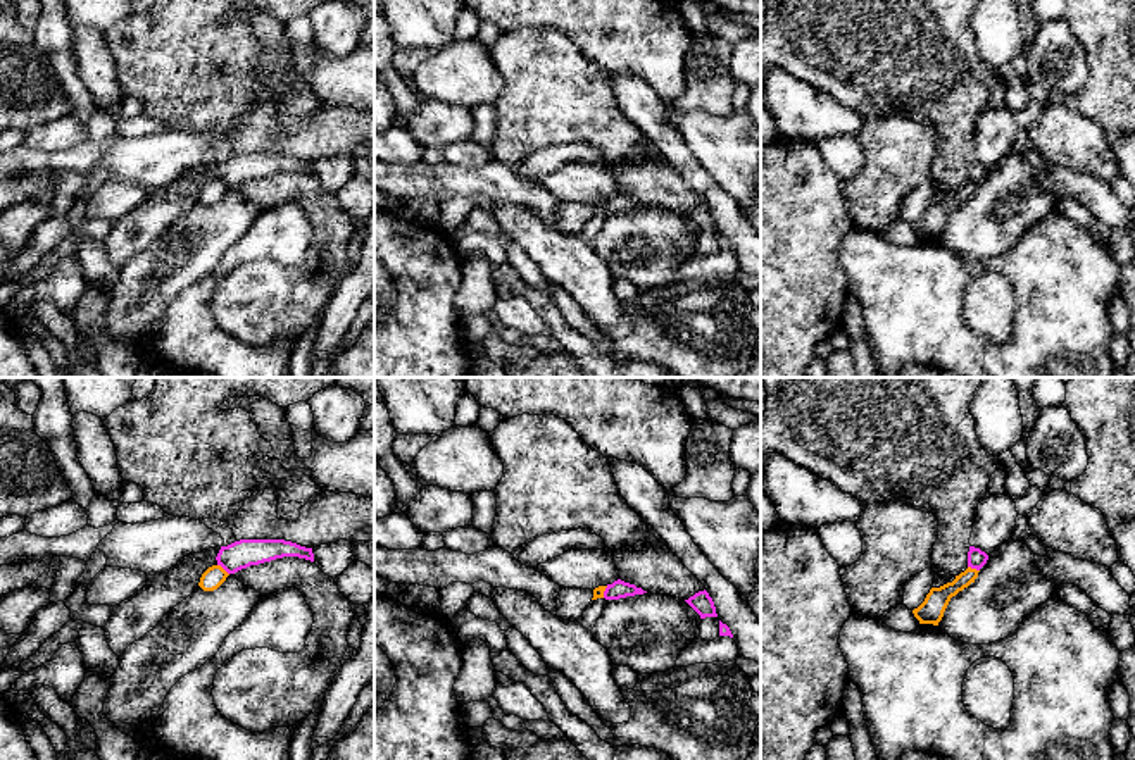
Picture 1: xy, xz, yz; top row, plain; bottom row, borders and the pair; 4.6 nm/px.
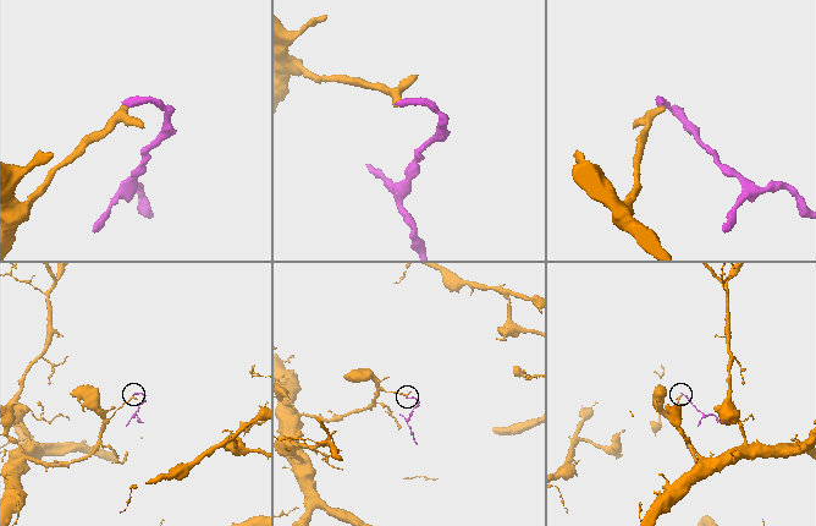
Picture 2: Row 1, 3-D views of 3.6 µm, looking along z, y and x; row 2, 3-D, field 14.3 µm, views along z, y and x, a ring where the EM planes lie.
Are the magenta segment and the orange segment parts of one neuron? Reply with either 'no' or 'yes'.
no

